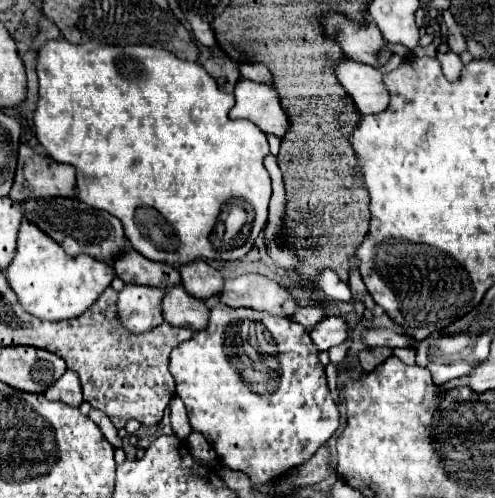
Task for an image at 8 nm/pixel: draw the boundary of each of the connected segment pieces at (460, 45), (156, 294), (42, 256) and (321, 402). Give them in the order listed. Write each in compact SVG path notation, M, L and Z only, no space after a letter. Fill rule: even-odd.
M448 10L444 12L444 22L448 26L448 44L450 44L450 50L456 52L456 54L466 52L466 42L464 42L464 36L460 32L460 26L456 24L456 20L452 18L452 14Z
M126 286L118 294L118 316L132 332L146 332L164 322L162 300L170 290L150 286Z
M28 220L20 226L16 256L6 270L6 280L16 292L20 304L32 312L32 316L40 316L42 320L68 320L86 312L86 308L92 306L110 286L114 276L110 264L88 254L68 256L50 236L38 232L34 224L28 224Z
M216 304L212 308L208 328L196 332L194 338L172 350L170 372L176 380L176 394L186 404L192 430L206 436L220 462L230 470L248 474L250 482L268 482L310 460L340 426L340 412L326 386L326 374L318 354L320 350L314 346L308 330L290 318L252 308L230 308L226 304ZM280 354L284 354L284 390L240 390L242 384L248 382L248 374L254 374L256 368L260 370L262 366L272 366ZM240 356L260 356L262 366L258 366L258 362L242 362Z

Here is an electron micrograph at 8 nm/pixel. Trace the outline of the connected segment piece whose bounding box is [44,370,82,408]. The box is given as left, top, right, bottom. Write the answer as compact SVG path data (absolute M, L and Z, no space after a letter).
M68 370L62 376L62 380L58 380L52 388L48 388L48 392L44 396L48 400L60 400L60 402L64 402L68 406L78 408L82 404L82 388L80 388L78 376Z

